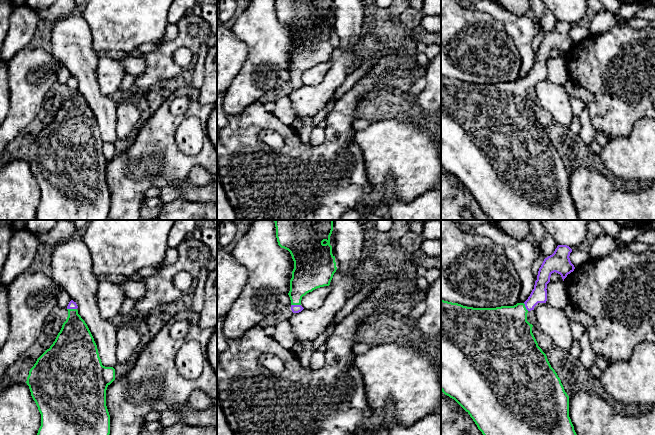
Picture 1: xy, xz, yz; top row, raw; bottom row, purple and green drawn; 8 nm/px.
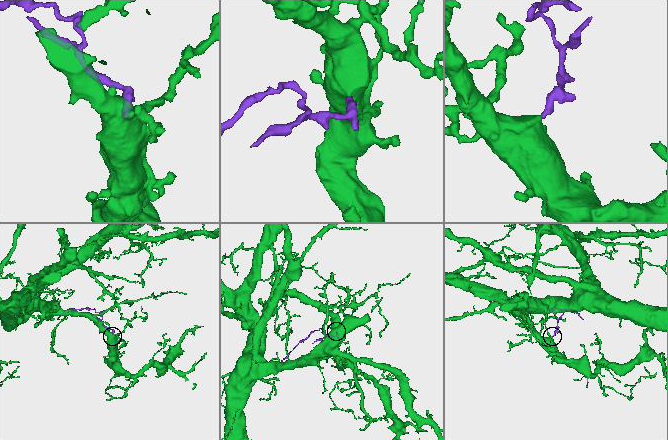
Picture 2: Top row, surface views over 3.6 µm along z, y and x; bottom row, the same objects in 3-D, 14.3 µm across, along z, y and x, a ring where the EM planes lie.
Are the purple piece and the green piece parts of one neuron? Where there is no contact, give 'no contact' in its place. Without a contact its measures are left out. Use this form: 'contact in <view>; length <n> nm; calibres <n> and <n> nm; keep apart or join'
contact in xy; length 80 nm; calibres 60 and 280 nm; join

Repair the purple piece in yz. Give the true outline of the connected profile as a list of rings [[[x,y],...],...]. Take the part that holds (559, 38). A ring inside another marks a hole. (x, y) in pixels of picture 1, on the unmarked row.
[[[558,21],[554,29],[544,35],[539,44],[534,65],[524,79],[517,79],[514,82],[501,82],[496,84],[473,84],[441,76],[441,167],[454,175],[473,195],[482,210],[492,220],[579,220],[577,210],[569,193],[569,172],[564,166],[560,154],[551,143],[546,130],[538,122],[532,109],[533,101],[527,97],[527,89],[534,86],[538,79],[547,77],[547,60],[550,58],[551,50],[556,48],[561,51],[563,57],[568,50],[574,47],[575,43],[570,37],[572,25],[567,21]]]

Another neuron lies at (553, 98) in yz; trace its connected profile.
[[[538,79],[534,88],[538,104],[562,127],[570,129],[574,114],[565,88],[547,79]]]

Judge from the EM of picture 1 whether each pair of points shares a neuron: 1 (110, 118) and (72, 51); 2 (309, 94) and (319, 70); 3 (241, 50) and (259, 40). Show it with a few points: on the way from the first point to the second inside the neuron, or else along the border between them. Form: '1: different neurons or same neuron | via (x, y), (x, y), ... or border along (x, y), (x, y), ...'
1: same neuron | via (97, 101), (87, 85), (83, 68)
2: different neurons | border along (329, 68), (325, 77), (319, 83), (304, 85)
3: different neurons | border along (231, 29), (247, 48), (247, 56), (240, 70)

